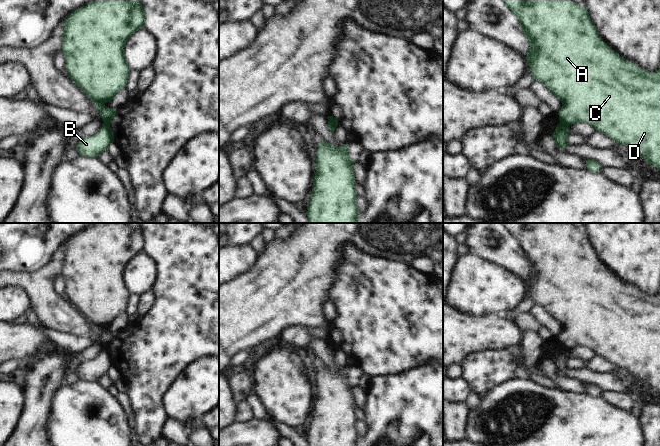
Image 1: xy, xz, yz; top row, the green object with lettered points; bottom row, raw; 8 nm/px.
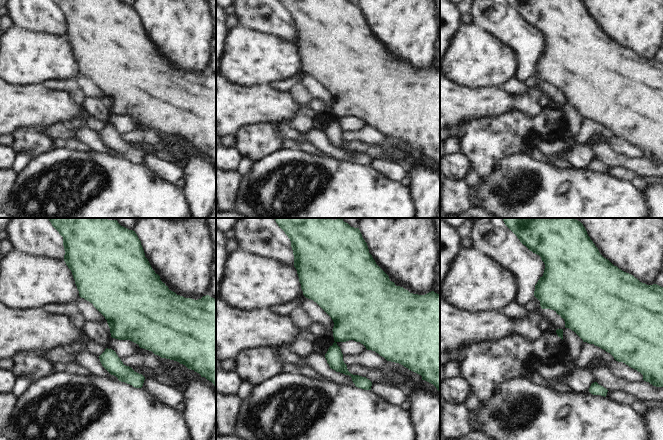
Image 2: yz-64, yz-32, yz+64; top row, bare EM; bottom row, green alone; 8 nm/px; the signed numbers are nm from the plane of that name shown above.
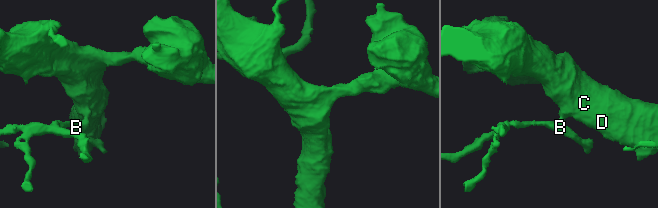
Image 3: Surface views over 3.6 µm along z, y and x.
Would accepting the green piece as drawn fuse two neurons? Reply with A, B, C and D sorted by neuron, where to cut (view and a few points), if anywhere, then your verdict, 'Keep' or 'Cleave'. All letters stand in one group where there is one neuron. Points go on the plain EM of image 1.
Groups: A C D / B. Split along yz (560, 346), (568, 350). Cleave

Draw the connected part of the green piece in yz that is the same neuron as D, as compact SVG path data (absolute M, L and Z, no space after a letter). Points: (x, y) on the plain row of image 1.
M502 223L518 242L529 266L526 284L536 305L542 306L562 326L560 347L589 347L618 368L627 369L660 393L660 293L651 297L623 283L601 262L587 233L570 223Z

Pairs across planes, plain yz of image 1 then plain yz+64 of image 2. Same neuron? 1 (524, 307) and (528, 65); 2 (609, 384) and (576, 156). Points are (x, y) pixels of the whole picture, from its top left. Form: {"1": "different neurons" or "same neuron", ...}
{"1": "same neuron", "2": "different neurons"}

